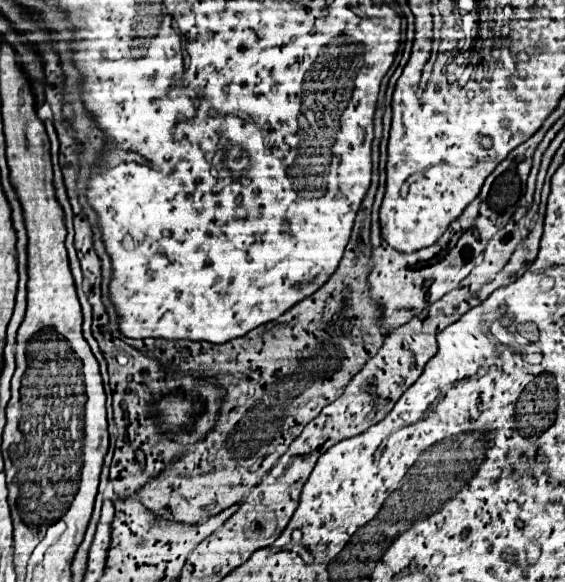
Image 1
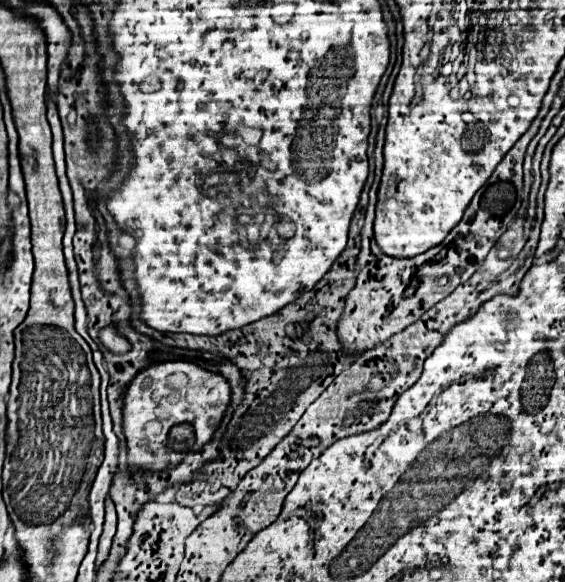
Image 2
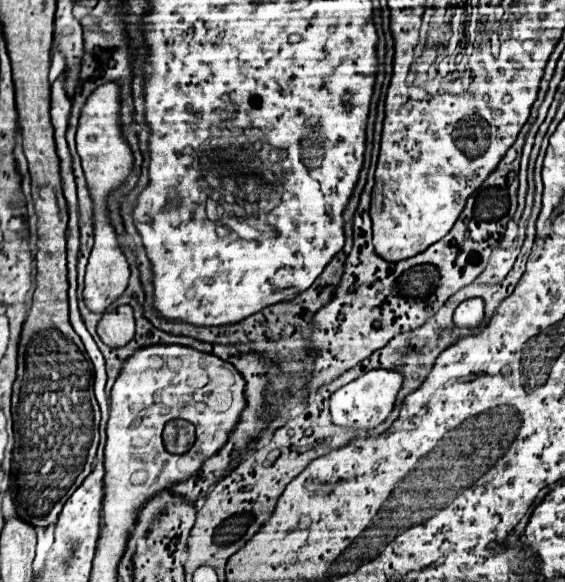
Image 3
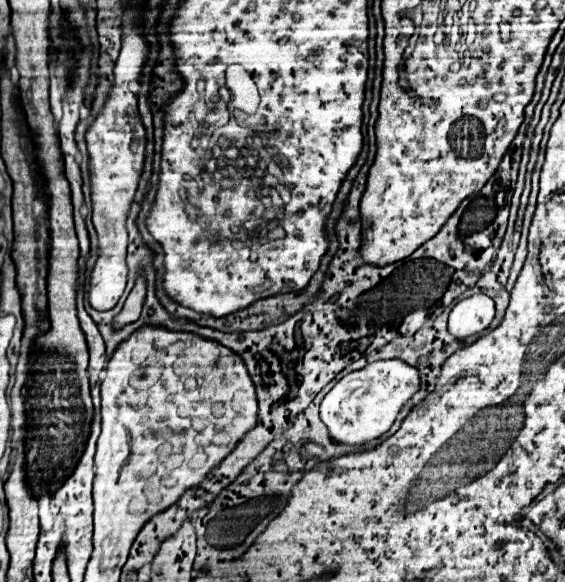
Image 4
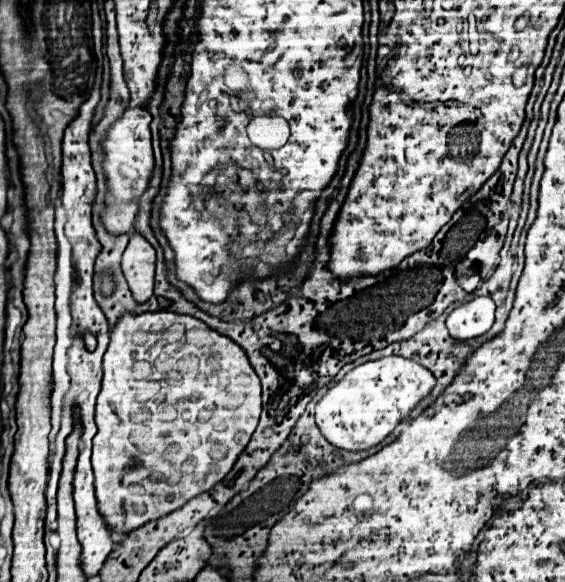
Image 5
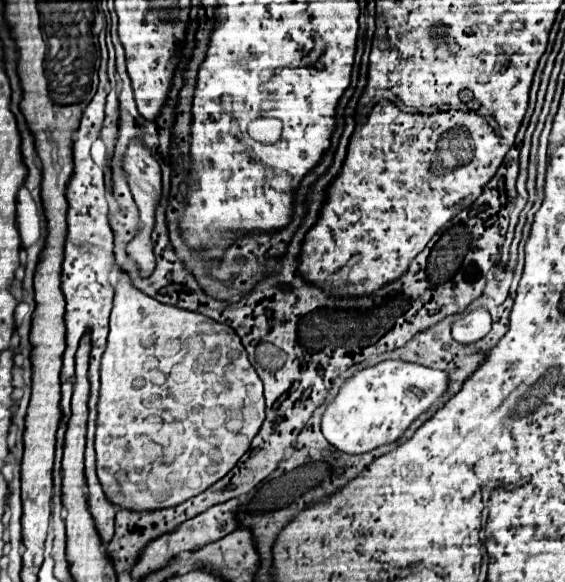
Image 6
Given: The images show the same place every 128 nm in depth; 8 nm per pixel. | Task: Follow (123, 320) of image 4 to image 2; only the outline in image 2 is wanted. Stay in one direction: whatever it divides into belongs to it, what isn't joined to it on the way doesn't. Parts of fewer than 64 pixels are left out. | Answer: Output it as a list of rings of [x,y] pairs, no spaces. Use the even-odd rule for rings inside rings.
[[[108,326],[108,328],[100,330],[100,340],[102,340],[102,344],[104,344],[108,350],[112,350],[114,354],[124,354],[124,352],[128,352],[128,342],[116,332],[114,326]]]

